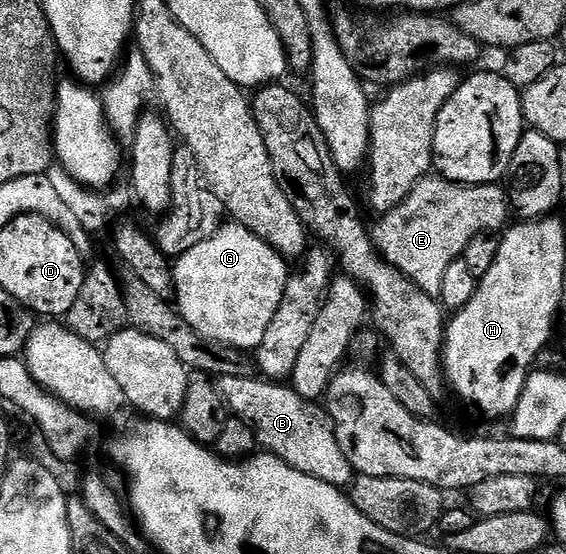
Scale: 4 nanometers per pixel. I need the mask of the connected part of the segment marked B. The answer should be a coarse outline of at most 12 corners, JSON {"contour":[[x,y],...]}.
{"contour":[[223,377],[258,445],[337,489],[355,471],[329,411],[290,385]]}

